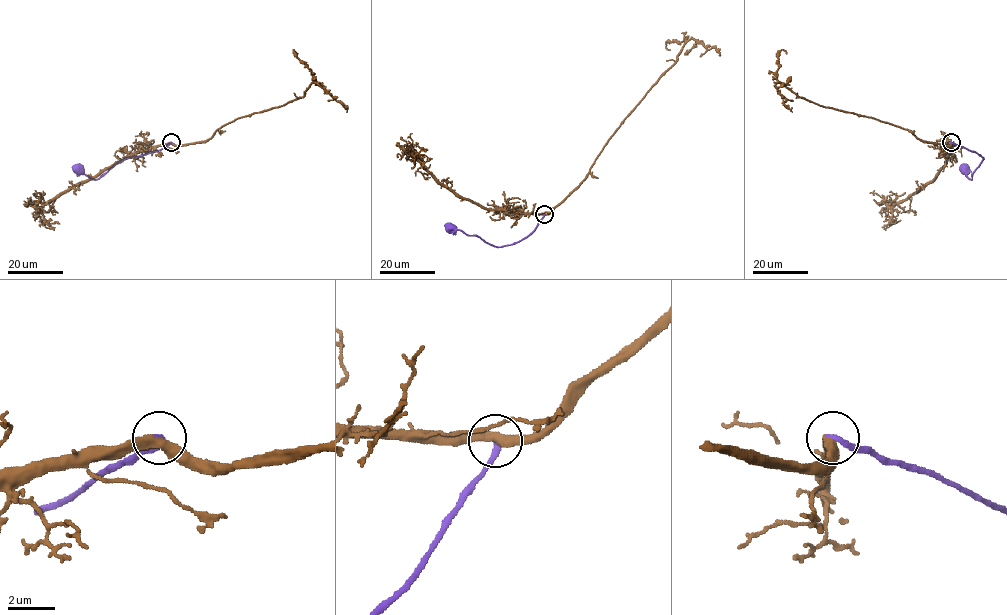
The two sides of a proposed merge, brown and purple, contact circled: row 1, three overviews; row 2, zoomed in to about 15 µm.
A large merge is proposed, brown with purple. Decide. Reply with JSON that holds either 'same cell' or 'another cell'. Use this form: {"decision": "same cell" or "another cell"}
{"decision": "same cell"}

